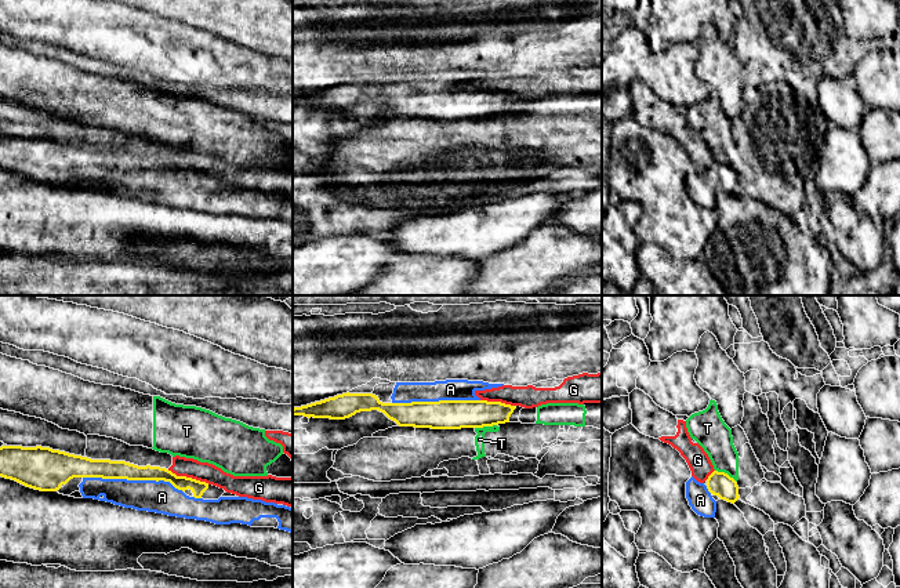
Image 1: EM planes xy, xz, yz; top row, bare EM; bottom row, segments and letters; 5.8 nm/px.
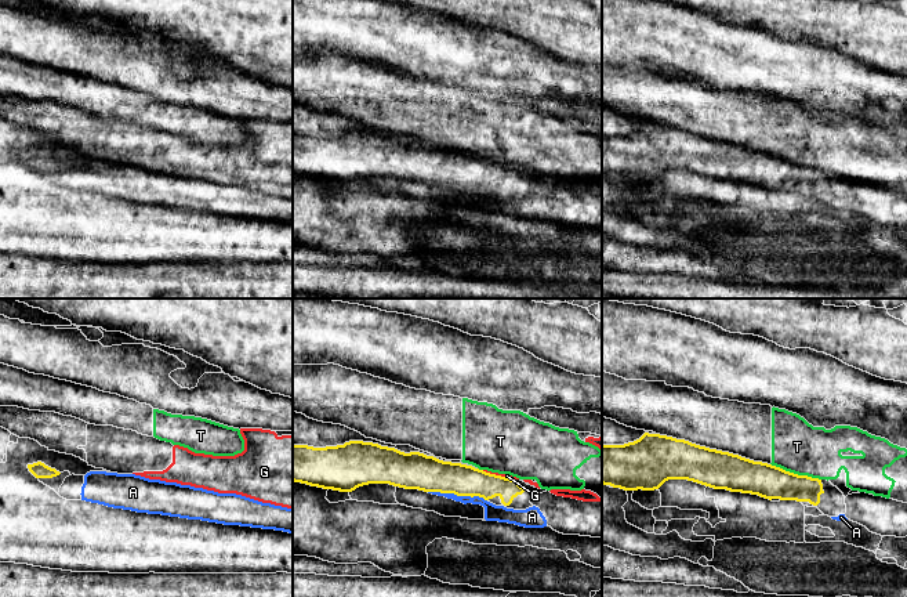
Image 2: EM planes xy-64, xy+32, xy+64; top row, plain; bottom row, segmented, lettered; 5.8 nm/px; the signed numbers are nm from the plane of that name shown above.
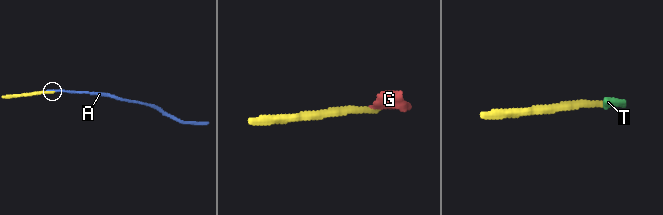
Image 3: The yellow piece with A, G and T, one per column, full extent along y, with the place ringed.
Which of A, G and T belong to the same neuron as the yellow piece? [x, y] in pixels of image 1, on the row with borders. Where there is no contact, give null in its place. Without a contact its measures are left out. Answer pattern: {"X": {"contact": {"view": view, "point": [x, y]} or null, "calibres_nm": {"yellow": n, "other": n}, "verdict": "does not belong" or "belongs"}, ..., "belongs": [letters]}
{"A": {"contact": {"view": "xy", "point": [133, 479]}, "calibres_nm": {"yellow": 110, "other": 190}, "verdict": "belongs"}, "G": {"contact": {"view": "xy", "point": [188, 478]}, "calibres_nm": {"yellow": 90, "other": 120}, "verdict": "does not belong"}, "T": {"contact": {"view": "xz", "point": [485, 425]}, "calibres_nm": {"yellow": 180, "other": 60}, "verdict": "does not belong"}, "belongs": ["A"]}

